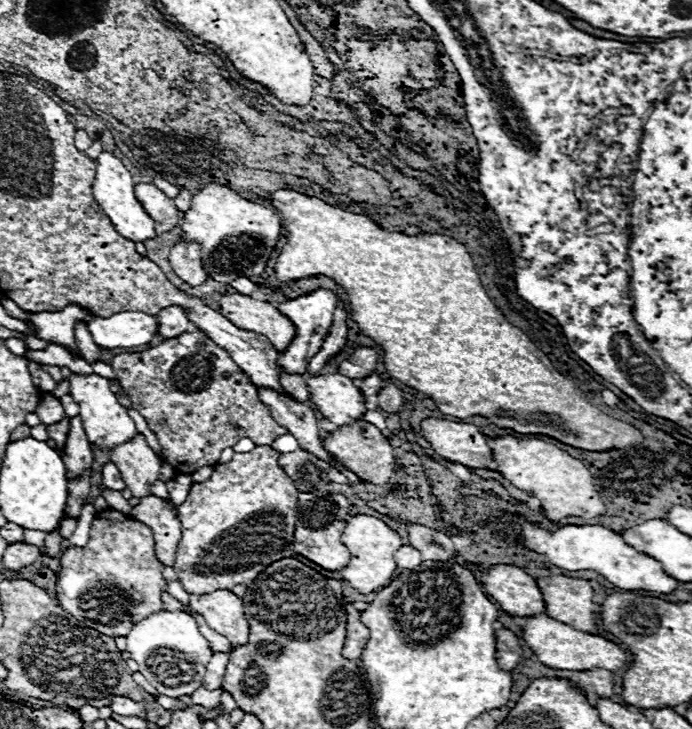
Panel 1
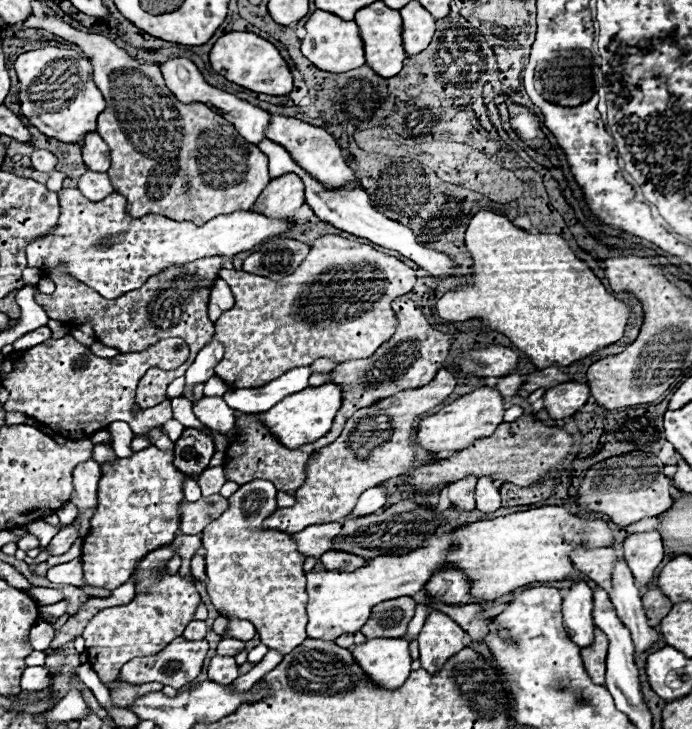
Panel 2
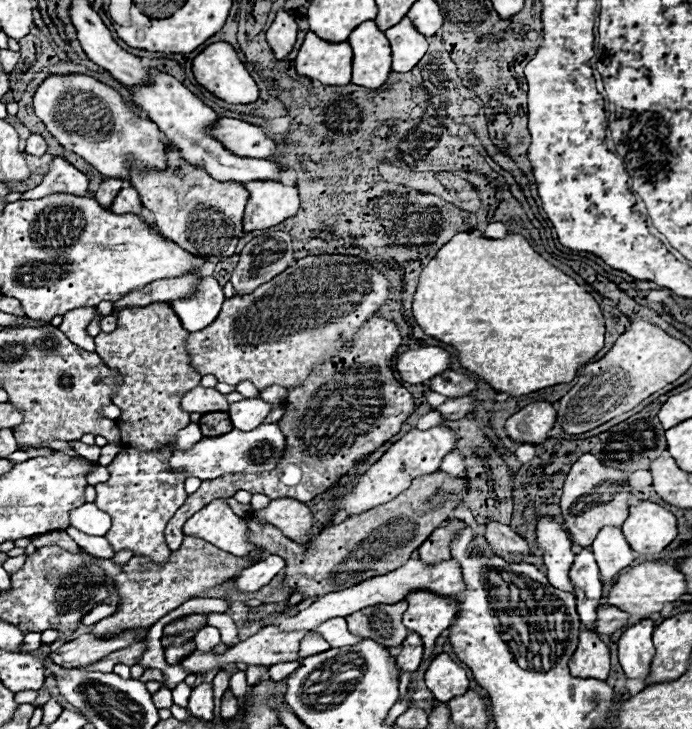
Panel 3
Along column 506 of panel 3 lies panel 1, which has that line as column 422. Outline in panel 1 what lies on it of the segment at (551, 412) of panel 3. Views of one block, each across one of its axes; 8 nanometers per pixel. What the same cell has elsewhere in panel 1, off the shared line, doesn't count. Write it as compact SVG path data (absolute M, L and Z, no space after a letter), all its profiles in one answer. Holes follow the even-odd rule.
M424 418L420 430L432 450L442 458L468 468L492 468L494 460L488 436L484 436L476 426L442 418Z

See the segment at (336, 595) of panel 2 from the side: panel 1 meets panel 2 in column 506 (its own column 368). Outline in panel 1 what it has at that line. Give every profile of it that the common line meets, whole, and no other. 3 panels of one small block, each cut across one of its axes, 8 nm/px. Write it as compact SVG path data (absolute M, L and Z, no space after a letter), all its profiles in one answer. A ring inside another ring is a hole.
M356 514L346 522L346 528L342 532L342 542L350 550L350 562L346 568L342 568L342 578L348 582L350 588L358 590L360 594L370 594L382 590L386 584L390 584L396 562L394 562L394 552L402 546L402 536L392 530L386 522L368 516L368 514Z

